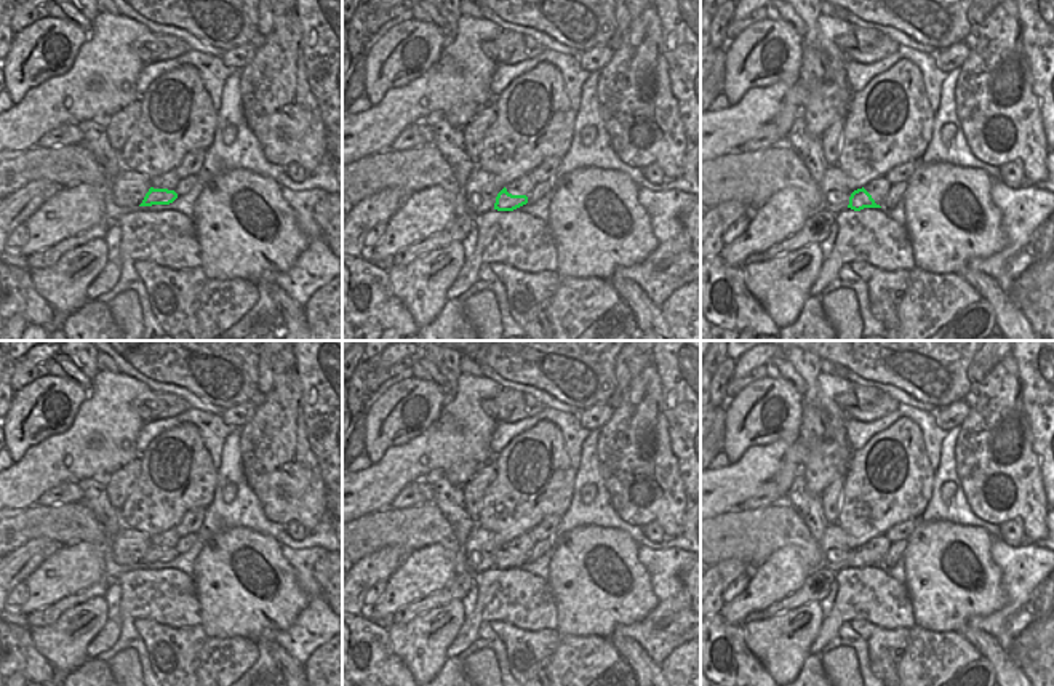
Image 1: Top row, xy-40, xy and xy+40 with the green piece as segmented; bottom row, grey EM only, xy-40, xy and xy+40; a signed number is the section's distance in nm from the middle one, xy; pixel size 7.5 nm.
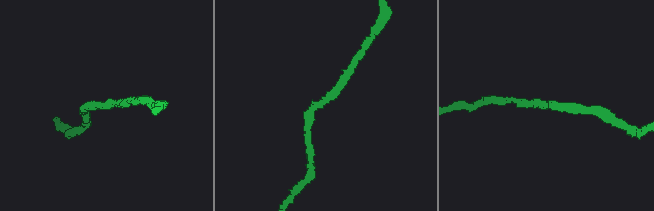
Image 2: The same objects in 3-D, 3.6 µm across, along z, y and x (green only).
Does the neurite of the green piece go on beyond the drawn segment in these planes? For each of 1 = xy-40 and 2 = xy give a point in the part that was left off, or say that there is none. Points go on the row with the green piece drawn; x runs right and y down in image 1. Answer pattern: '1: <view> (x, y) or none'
1: none
2: none

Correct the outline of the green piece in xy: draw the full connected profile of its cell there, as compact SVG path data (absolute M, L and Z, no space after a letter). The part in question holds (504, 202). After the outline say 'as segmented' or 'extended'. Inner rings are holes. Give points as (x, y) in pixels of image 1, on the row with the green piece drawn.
M504 187L496 197L494 209L497 209L497 211L513 211L513 209L517 209L517 208L520 208L526 203L528 203L526 195L512 195Z; as segmented

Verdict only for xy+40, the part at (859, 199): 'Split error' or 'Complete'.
Complete.

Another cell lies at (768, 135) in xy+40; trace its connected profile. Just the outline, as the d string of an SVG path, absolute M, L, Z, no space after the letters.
M765 123L757 134L742 146L742 152L761 150L784 144L785 136L774 123Z

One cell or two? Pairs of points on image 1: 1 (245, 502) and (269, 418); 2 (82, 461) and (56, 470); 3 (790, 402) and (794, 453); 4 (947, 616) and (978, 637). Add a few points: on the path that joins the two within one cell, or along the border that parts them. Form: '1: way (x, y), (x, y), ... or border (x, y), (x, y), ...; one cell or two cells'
1: border (240, 451), (243, 478), (263, 514), (271, 520); two cells
2: way (75, 464), (69, 470), (63, 470); one cell
3: border (798, 438), (757, 445); two cells
4: border (966, 624), (958, 630); two cells

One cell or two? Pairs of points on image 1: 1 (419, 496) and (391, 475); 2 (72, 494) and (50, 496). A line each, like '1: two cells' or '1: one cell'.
1: two cells
2: one cell

